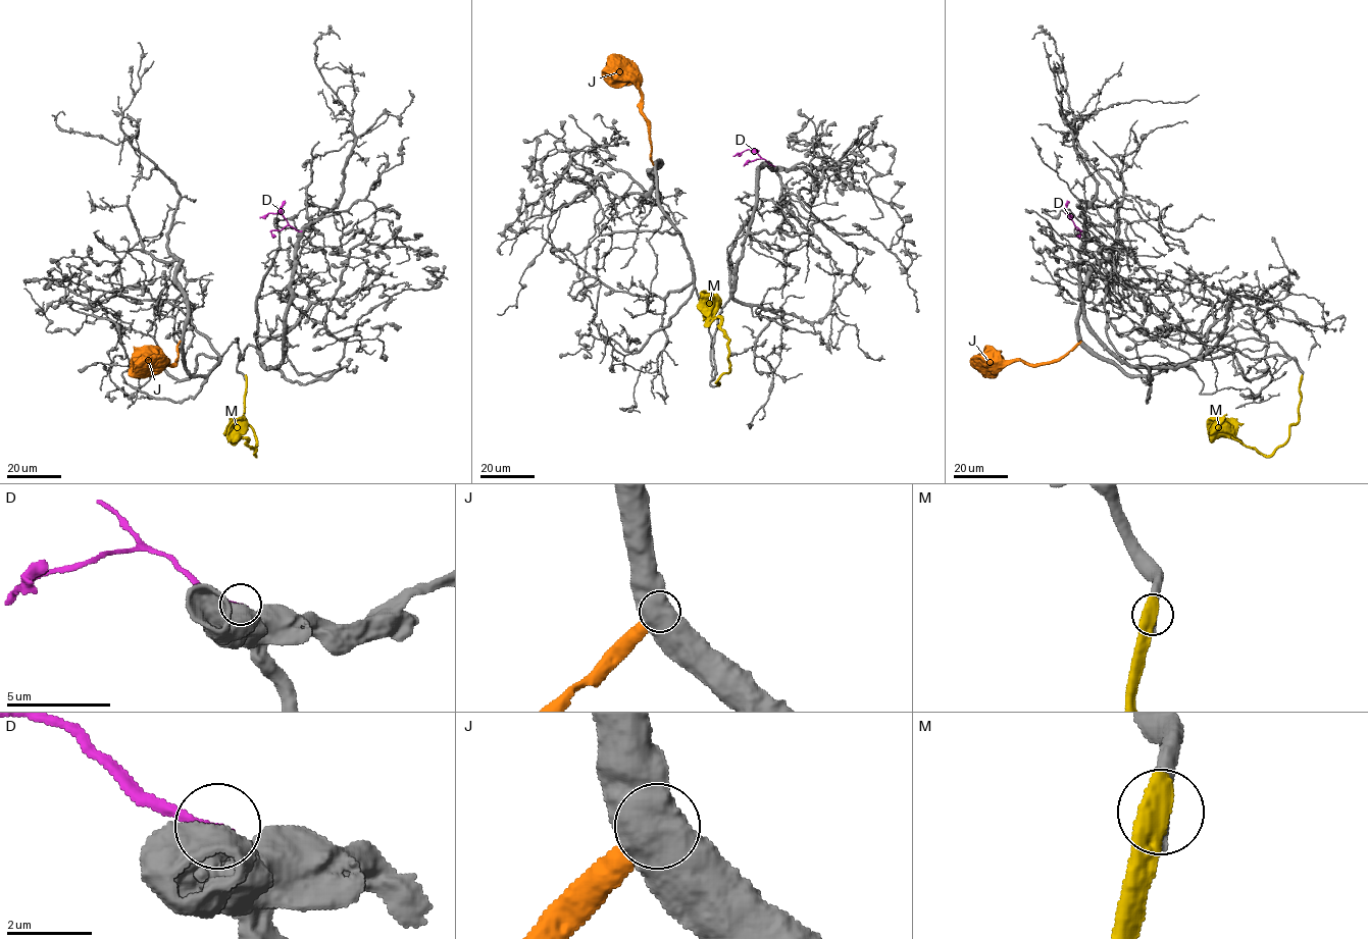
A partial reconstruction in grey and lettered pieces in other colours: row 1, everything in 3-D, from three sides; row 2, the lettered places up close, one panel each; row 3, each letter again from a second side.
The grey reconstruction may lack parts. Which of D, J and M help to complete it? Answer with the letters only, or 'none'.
none

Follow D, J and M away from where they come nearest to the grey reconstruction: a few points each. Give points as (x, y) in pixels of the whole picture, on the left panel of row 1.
D: (301, 231), (293, 228), (280, 212), (259, 217)
J: (181, 342), (176, 360), (169, 364), (167, 360), (161, 366), (150, 366), (133, 360)
M: (245, 377), (243, 421), (253, 432), (255, 456), (247, 440), (239, 436), (241, 424), (234, 420)

